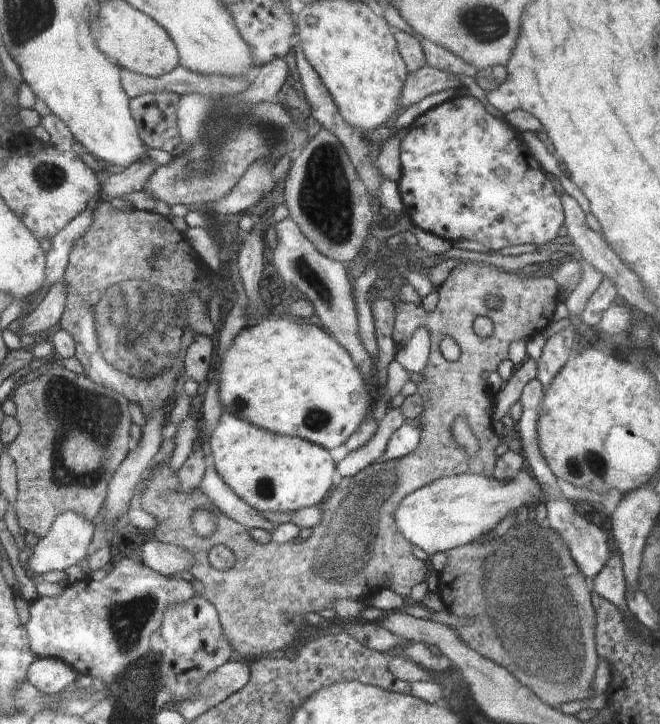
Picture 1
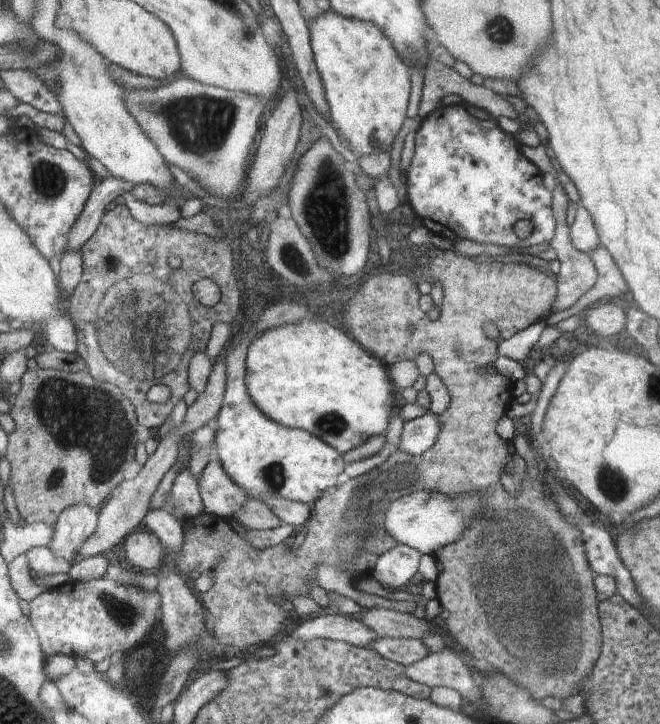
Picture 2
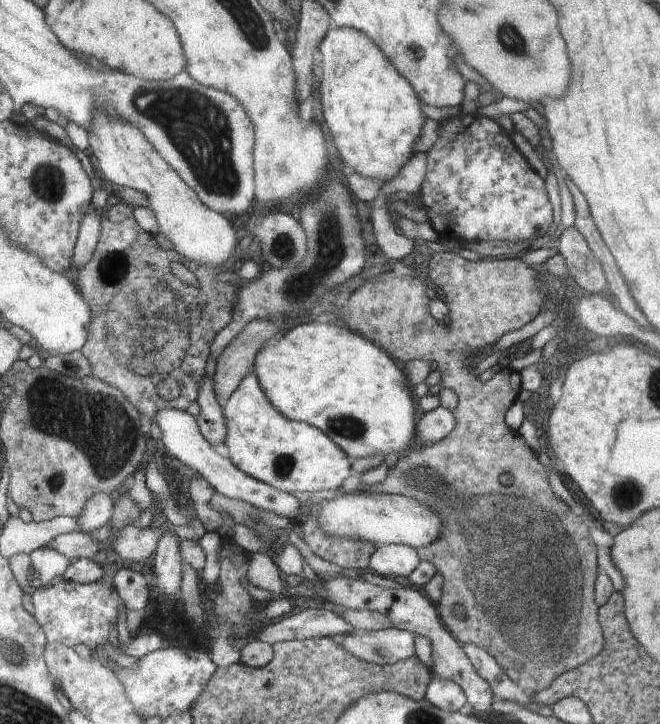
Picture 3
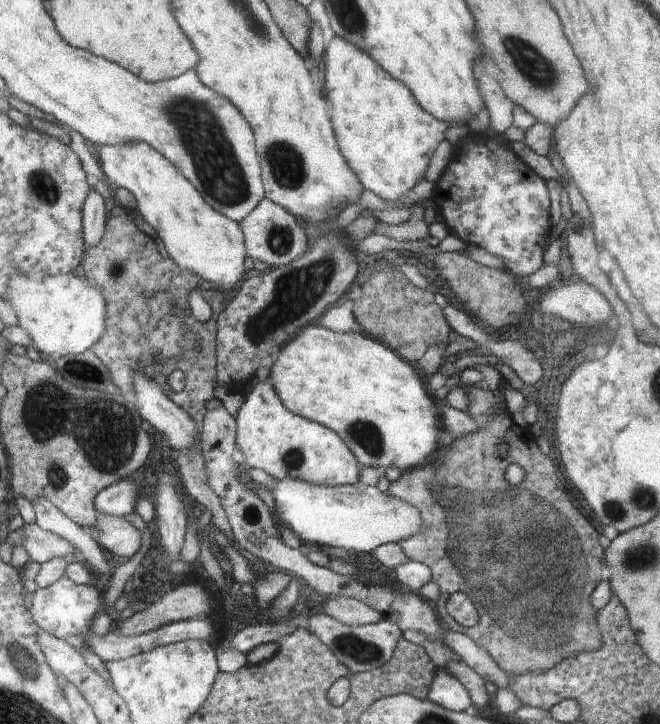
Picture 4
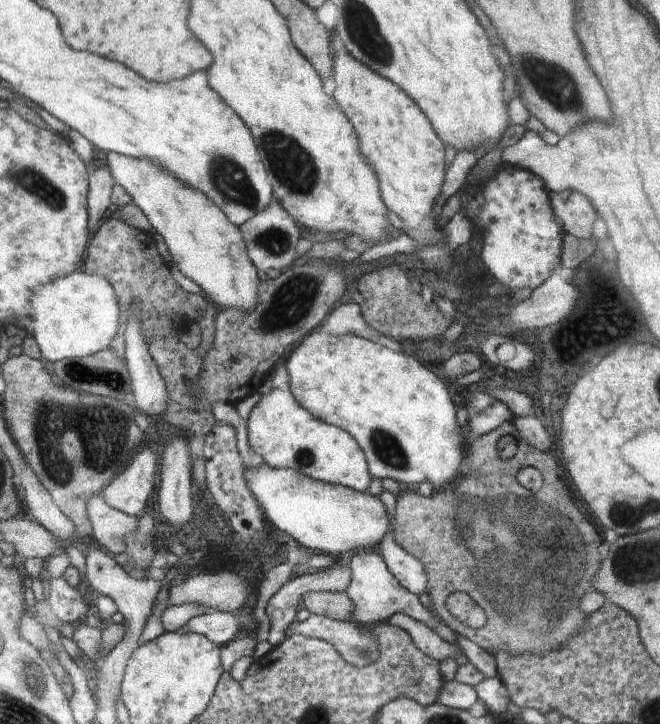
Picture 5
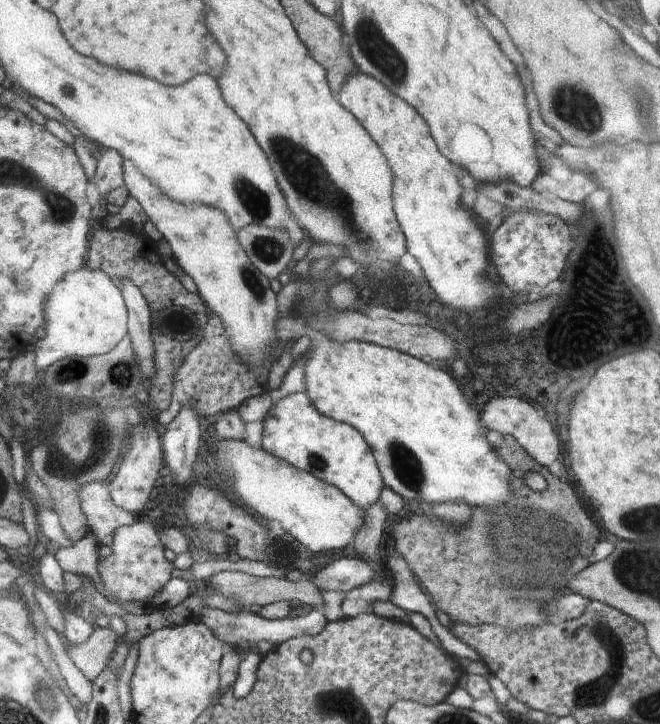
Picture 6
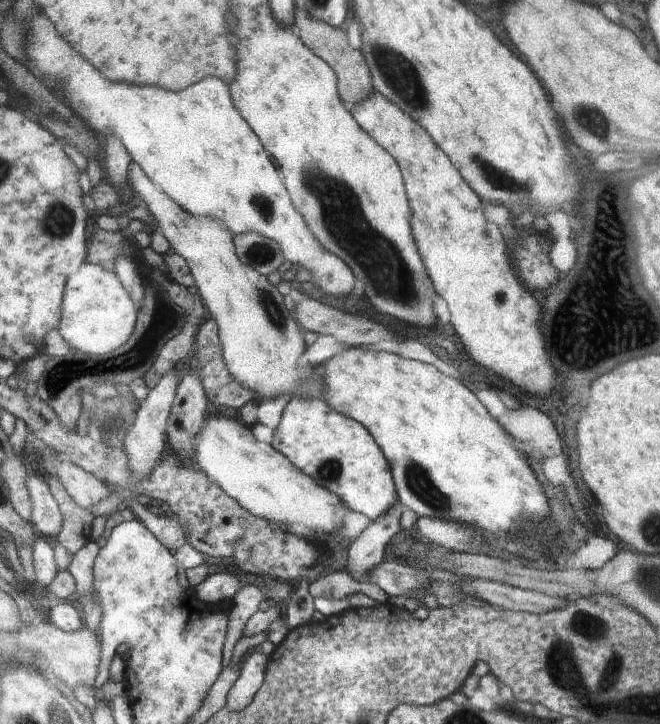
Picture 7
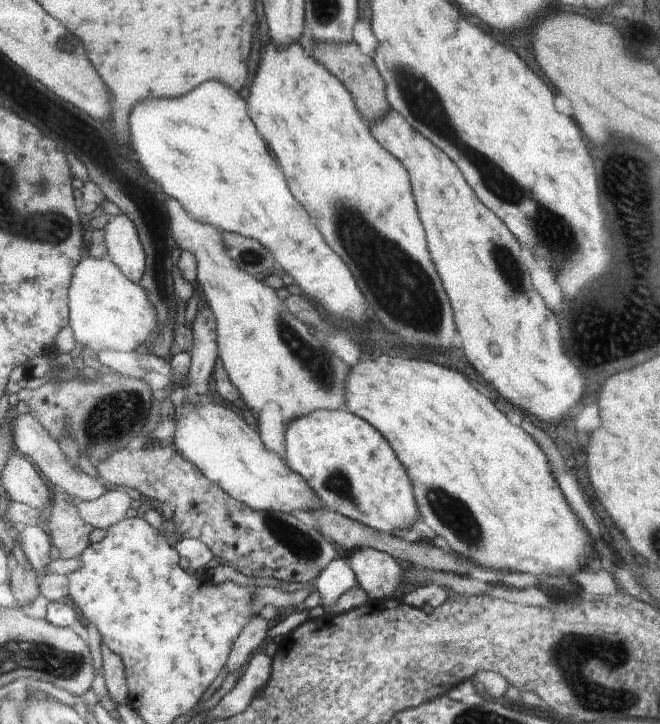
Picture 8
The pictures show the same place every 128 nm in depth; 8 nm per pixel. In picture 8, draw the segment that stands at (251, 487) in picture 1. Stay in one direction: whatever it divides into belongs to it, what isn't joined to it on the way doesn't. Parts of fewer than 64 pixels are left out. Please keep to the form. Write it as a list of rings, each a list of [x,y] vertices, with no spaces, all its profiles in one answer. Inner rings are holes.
[[[344,408],[312,411],[302,418],[291,420],[285,429],[285,461],[288,468],[307,480],[327,509],[364,526],[390,534],[392,530],[412,528],[419,516],[412,483],[386,438],[368,421]]]

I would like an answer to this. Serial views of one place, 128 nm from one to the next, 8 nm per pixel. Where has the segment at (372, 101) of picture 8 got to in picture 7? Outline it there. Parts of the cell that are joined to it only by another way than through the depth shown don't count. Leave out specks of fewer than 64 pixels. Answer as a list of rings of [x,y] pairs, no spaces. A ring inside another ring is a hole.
[[[299,2],[295,4],[294,28],[298,28],[300,39],[316,56],[327,61],[336,72],[338,80],[338,91],[340,98],[348,108],[354,107],[356,103],[362,103],[368,99],[374,90],[373,76],[365,60],[363,53],[350,43],[345,30],[340,27],[333,27],[331,24],[312,18],[306,11],[299,7]]]

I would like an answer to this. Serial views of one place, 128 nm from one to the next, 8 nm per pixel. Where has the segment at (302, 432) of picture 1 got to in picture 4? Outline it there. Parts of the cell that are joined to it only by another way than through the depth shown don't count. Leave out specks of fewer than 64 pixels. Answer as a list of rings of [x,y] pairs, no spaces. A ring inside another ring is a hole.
[[[308,325],[280,350],[279,358],[262,375],[271,380],[290,412],[332,429],[365,467],[396,467],[404,472],[418,467],[430,454],[436,456],[438,414],[434,410],[434,402],[422,390],[416,370],[375,338],[368,338],[362,332],[339,333],[322,325]]]

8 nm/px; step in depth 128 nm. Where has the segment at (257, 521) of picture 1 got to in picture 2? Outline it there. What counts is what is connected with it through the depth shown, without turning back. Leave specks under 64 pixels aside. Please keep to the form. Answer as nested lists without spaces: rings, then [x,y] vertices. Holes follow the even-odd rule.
[[[220,459],[209,461],[200,482],[206,510],[218,517],[238,520],[249,496],[227,473]]]

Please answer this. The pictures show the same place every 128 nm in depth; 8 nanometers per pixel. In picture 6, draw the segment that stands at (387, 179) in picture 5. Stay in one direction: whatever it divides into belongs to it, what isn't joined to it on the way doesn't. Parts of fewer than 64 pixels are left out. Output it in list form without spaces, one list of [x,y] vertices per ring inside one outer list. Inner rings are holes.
[[[361,71],[351,76],[338,97],[344,108],[348,108],[362,122],[390,164],[391,172],[394,174],[394,188],[392,188],[394,208],[398,212],[397,216],[400,216],[400,224],[404,224],[404,236],[408,236],[408,252],[418,260],[418,264],[426,272],[427,281],[437,294],[437,298],[446,306],[452,306],[456,310],[484,312],[496,296],[494,284],[482,278],[484,272],[474,272],[474,270],[486,270],[488,262],[484,230],[480,230],[480,226],[474,224],[474,218],[470,218],[468,212],[460,206],[460,196],[464,187],[456,178],[456,170],[448,162],[448,157],[443,155],[436,144],[430,125],[415,108],[412,108],[412,105],[392,93],[375,77],[363,74]]]

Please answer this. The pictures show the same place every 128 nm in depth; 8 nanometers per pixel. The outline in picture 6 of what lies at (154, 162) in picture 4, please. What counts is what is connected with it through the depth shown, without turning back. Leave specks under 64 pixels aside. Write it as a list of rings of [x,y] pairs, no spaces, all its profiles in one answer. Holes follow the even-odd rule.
[[[125,159],[124,172],[127,187],[131,196],[137,198],[149,218],[157,226],[173,249],[174,259],[197,283],[198,292],[212,308],[213,314],[220,315],[227,324],[227,331],[232,346],[237,355],[243,358],[243,363],[255,367],[262,366],[267,356],[274,356],[275,348],[280,346],[278,336],[278,298],[272,292],[268,278],[264,276],[248,258],[248,251],[239,239],[239,233],[234,228],[229,216],[218,207],[205,204],[184,204],[174,200],[167,192],[154,184],[132,159]]]

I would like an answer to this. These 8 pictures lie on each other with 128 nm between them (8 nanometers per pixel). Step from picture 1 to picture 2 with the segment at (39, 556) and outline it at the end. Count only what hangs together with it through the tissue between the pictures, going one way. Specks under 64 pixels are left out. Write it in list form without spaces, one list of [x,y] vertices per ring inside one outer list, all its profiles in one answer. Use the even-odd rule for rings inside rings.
[[[81,504],[68,507],[60,516],[55,537],[49,547],[70,562],[81,558],[83,544],[98,530],[101,513]]]

